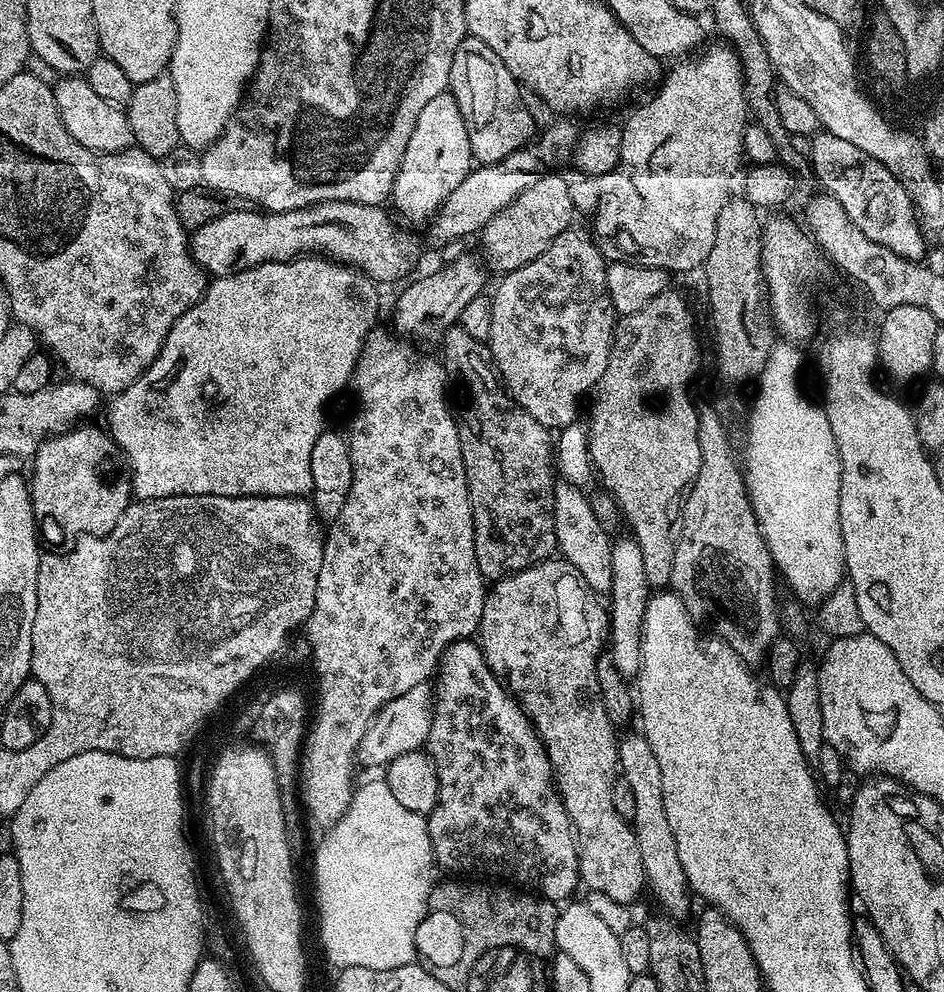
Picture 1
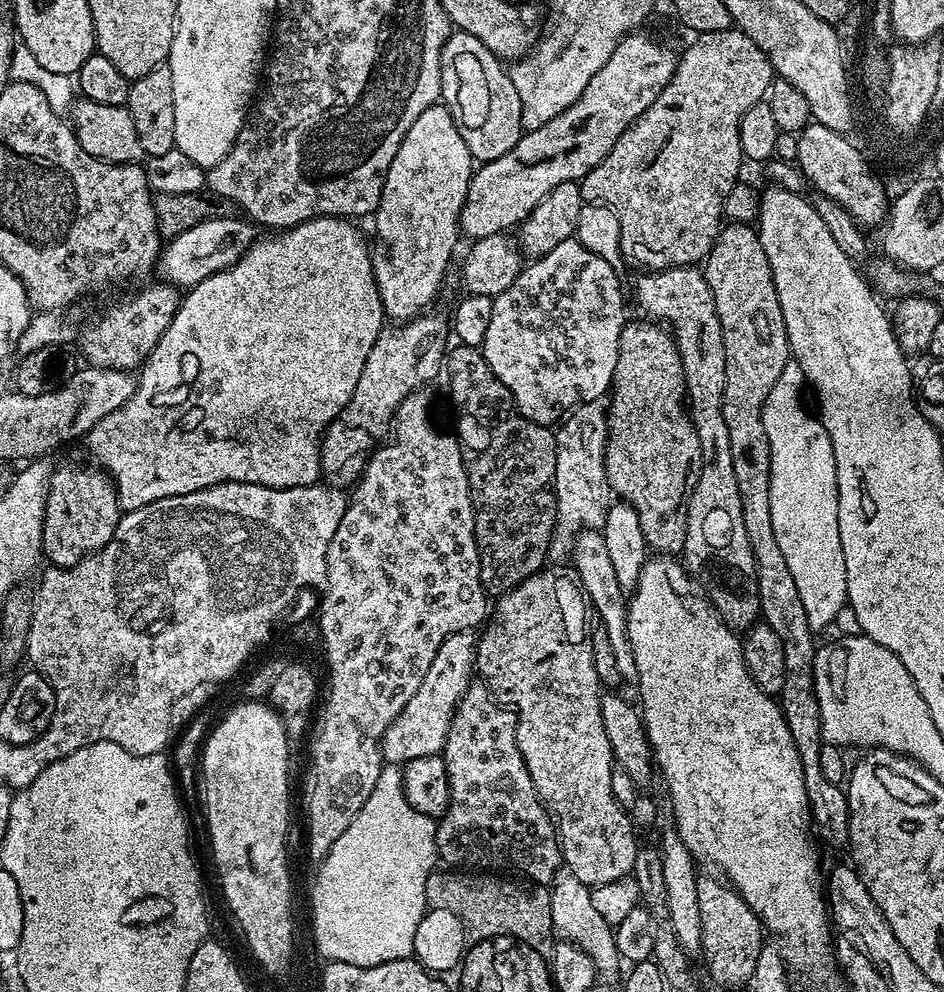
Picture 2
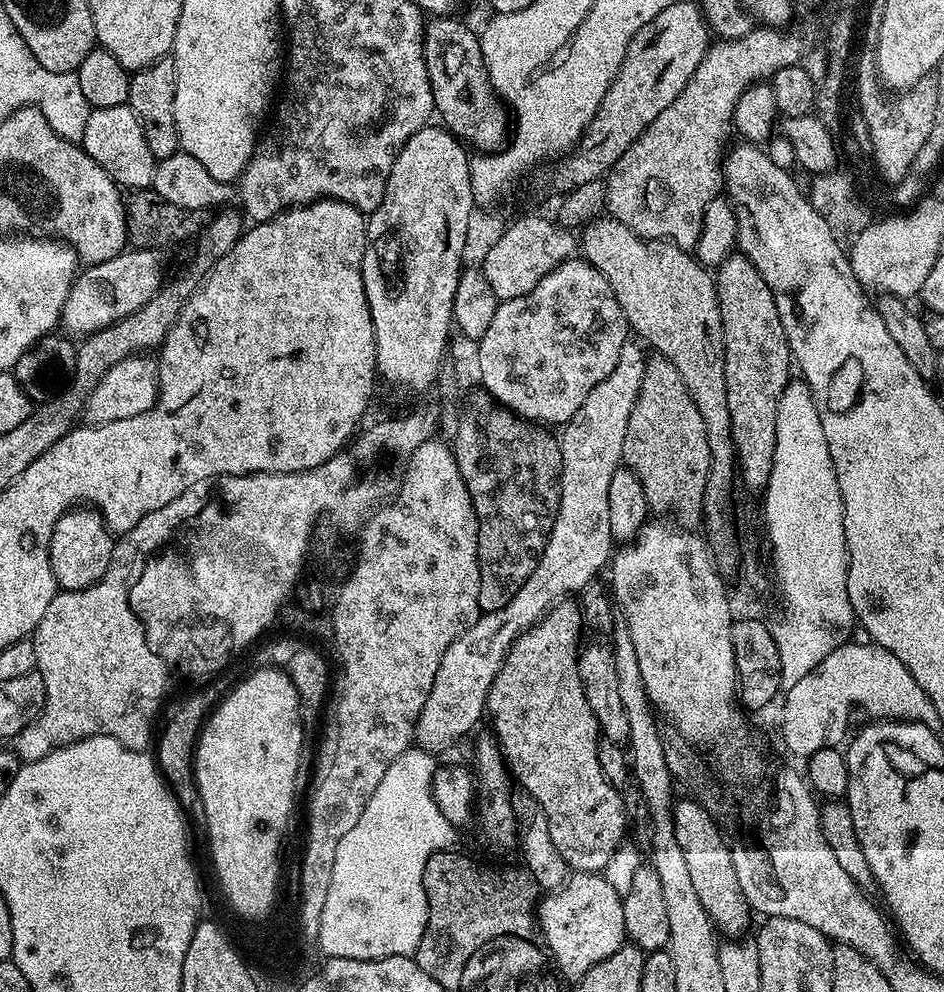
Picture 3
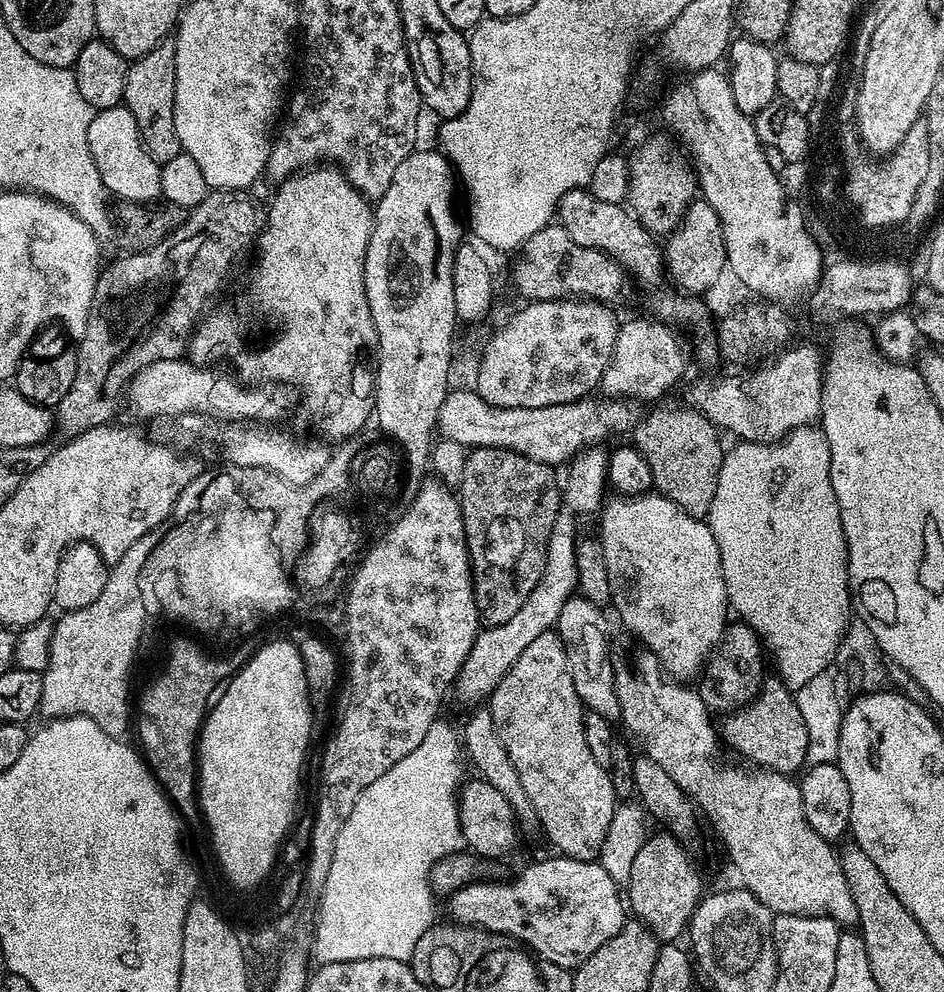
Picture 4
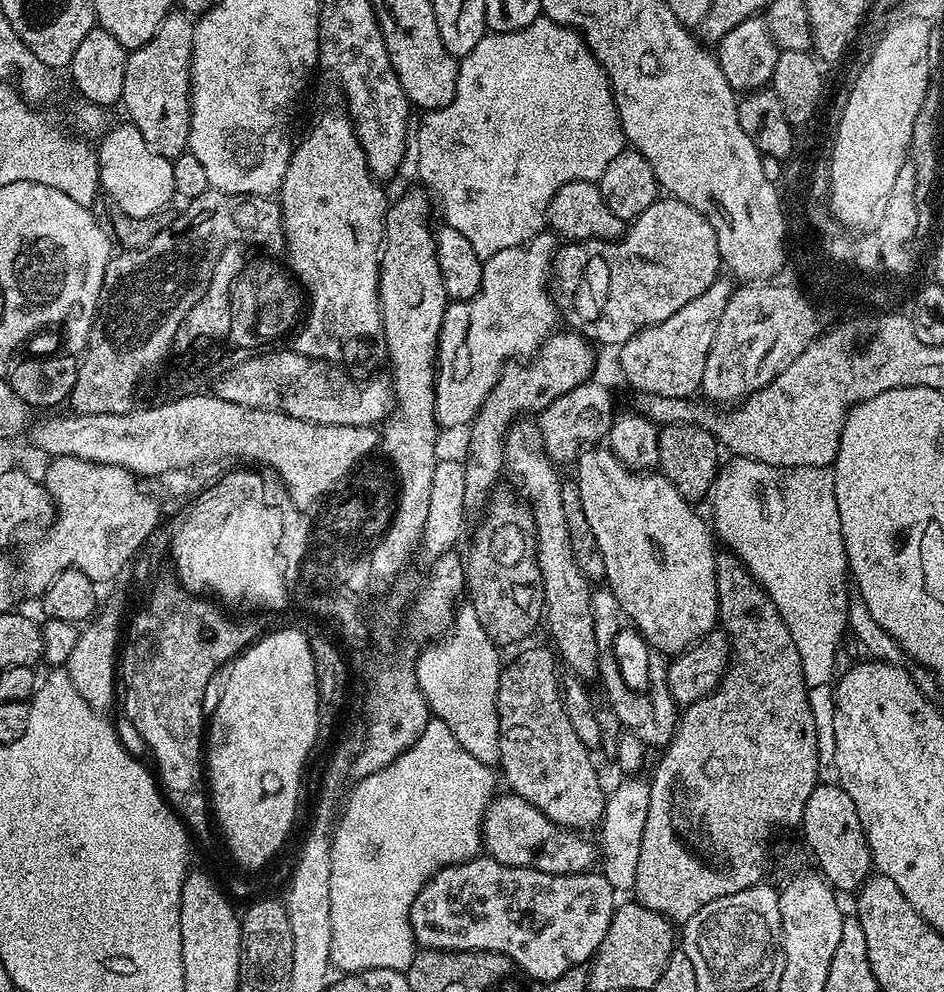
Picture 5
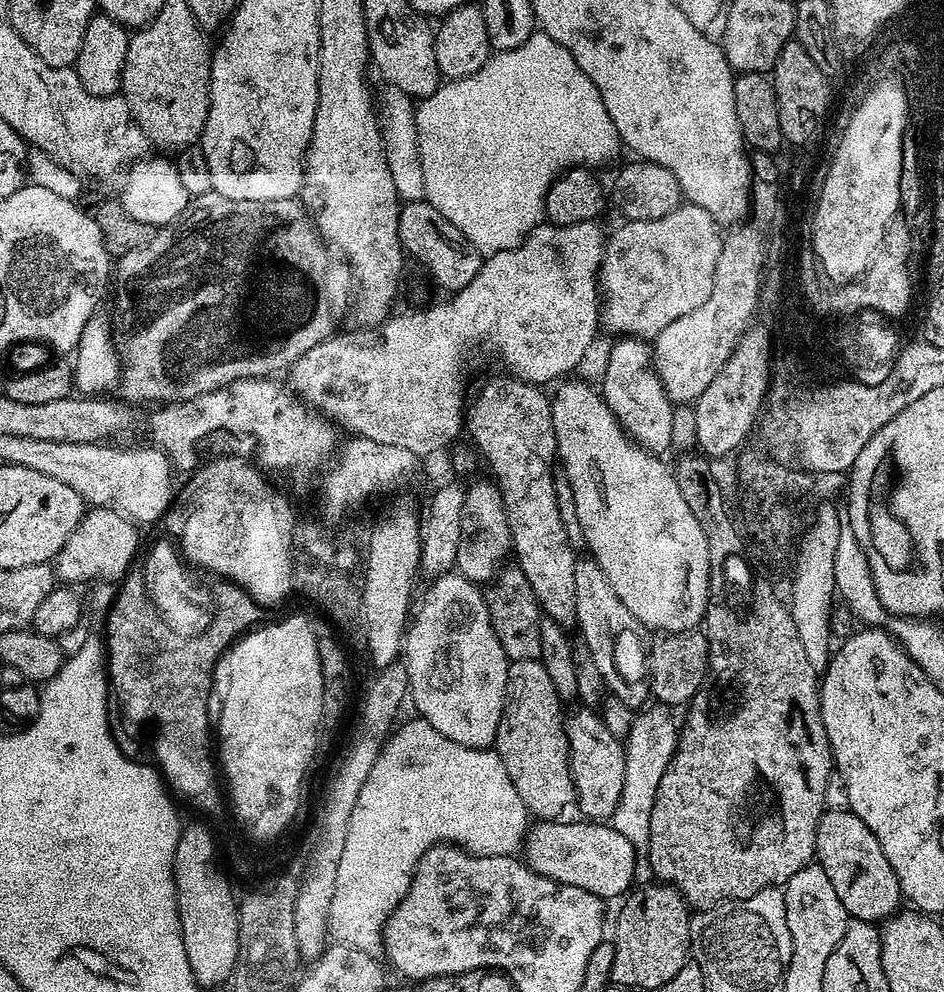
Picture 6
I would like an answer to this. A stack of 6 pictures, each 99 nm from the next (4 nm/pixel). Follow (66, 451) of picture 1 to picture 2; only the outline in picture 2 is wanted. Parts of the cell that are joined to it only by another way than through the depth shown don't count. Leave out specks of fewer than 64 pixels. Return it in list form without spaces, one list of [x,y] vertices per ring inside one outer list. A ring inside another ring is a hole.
[[[64,464],[61,468],[53,467],[48,478],[48,497],[46,498],[46,510],[44,511],[44,547],[42,549],[43,555],[48,556],[47,563],[57,568],[73,568],[74,565],[84,559],[93,550],[106,546],[111,542],[114,530],[118,526],[122,509],[120,507],[120,500],[116,497],[116,485],[112,483],[111,479],[99,467],[91,466],[92,468],[83,468],[80,464]]]

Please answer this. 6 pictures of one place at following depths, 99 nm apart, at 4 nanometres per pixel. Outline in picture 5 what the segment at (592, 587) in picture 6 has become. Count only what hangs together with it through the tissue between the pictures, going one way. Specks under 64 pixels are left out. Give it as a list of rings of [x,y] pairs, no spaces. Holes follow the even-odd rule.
[[[600,586],[592,592],[592,617],[594,618],[594,638],[598,642],[600,651],[600,674],[599,679],[604,680],[604,692],[608,695],[606,704],[611,707],[621,720],[623,727],[633,732],[638,738],[642,738],[645,746],[660,744],[667,746],[676,734],[678,723],[678,705],[668,694],[662,696],[650,696],[644,692],[635,692],[626,686],[619,673],[618,662],[612,652],[612,644],[620,629],[629,623],[627,614],[622,610],[618,598],[614,598],[611,588]]]

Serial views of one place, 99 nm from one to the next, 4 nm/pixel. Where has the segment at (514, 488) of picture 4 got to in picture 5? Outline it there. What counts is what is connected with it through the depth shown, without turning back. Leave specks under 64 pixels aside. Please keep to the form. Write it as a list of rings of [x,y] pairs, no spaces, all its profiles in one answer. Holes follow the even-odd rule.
[[[493,499],[487,505],[488,517],[480,528],[480,533],[472,540],[472,549],[466,556],[464,579],[466,581],[466,600],[474,606],[474,614],[478,614],[478,622],[482,622],[482,630],[497,646],[516,644],[524,640],[536,627],[541,627],[544,612],[544,587],[540,577],[540,567],[536,561],[536,523],[532,517],[532,509],[527,503],[516,500]]]

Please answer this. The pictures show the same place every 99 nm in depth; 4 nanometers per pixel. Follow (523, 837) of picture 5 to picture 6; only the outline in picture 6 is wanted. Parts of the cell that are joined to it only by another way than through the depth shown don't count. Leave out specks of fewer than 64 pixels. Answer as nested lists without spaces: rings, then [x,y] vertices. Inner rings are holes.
[[[544,818],[536,823],[527,829],[522,856],[538,874],[560,884],[573,884],[601,898],[623,897],[633,887],[632,871],[636,868],[638,852],[618,830],[604,822],[559,824],[556,818]]]

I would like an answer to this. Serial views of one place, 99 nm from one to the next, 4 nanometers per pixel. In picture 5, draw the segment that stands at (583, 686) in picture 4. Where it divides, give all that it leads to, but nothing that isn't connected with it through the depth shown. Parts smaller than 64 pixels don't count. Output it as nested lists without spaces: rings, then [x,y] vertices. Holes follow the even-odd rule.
[[[517,421],[509,427],[502,451],[505,469],[524,491],[523,499],[532,509],[536,523],[536,561],[544,587],[546,628],[548,624],[552,631],[551,643],[563,667],[565,664],[571,675],[585,682],[591,682],[592,679],[595,681],[600,674],[600,651],[594,638],[592,592],[589,580],[582,574],[582,570],[578,570],[578,562],[574,562],[570,530],[566,526],[566,510],[562,510],[562,476],[556,472],[558,470],[541,446],[537,425],[533,421],[526,421]]]

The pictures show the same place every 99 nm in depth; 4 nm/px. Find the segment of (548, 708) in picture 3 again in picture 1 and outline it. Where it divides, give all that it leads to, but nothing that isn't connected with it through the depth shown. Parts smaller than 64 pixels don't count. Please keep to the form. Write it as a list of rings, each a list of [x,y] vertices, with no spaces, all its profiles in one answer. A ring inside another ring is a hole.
[[[553,558],[551,560],[543,560],[540,564],[530,566],[521,572],[515,572],[512,576],[504,576],[498,581],[495,581],[487,589],[484,598],[484,609],[482,610],[482,618],[480,619],[480,627],[478,629],[478,643],[486,662],[490,666],[490,670],[495,676],[502,678],[509,692],[516,697],[520,702],[521,708],[527,714],[532,722],[536,733],[540,735],[540,740],[544,744],[544,749],[548,755],[548,761],[552,763],[552,774],[556,790],[560,794],[560,801],[564,803],[566,814],[572,823],[572,830],[576,834],[578,847],[576,853],[580,859],[580,878],[591,891],[598,894],[606,894],[606,898],[614,898],[614,902],[619,904],[635,905],[635,900],[639,898],[640,891],[643,893],[646,888],[644,879],[644,871],[642,870],[642,854],[638,854],[638,842],[636,836],[632,833],[632,826],[629,821],[622,818],[622,814],[618,814],[618,810],[614,810],[614,798],[612,797],[612,786],[618,776],[618,761],[616,758],[616,750],[618,747],[618,736],[614,731],[614,725],[609,720],[604,703],[602,702],[602,694],[598,686],[598,674],[596,673],[596,663],[602,654],[602,649],[606,644],[606,637],[610,632],[610,616],[604,608],[599,604],[597,593],[593,592],[579,576],[576,575],[574,566],[570,566],[562,558]]]

